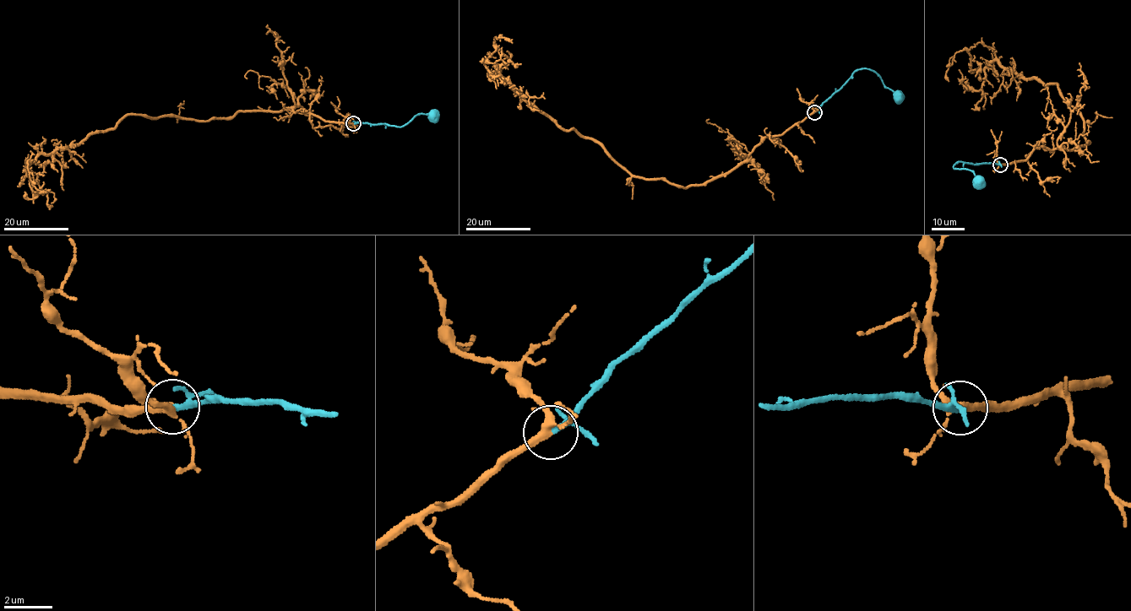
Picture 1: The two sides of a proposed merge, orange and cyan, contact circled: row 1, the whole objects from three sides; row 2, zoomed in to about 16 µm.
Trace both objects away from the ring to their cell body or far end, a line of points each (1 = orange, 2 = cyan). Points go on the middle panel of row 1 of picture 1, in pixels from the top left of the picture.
1: (814, 112), (701, 185), (631, 176), (600, 144), (561, 128), (487, 68), (494, 38), (512, 43)
2: (814, 112), (853, 72), (865, 68), (876, 73), (883, 83), (893, 90), (896, 100), (899, 98)

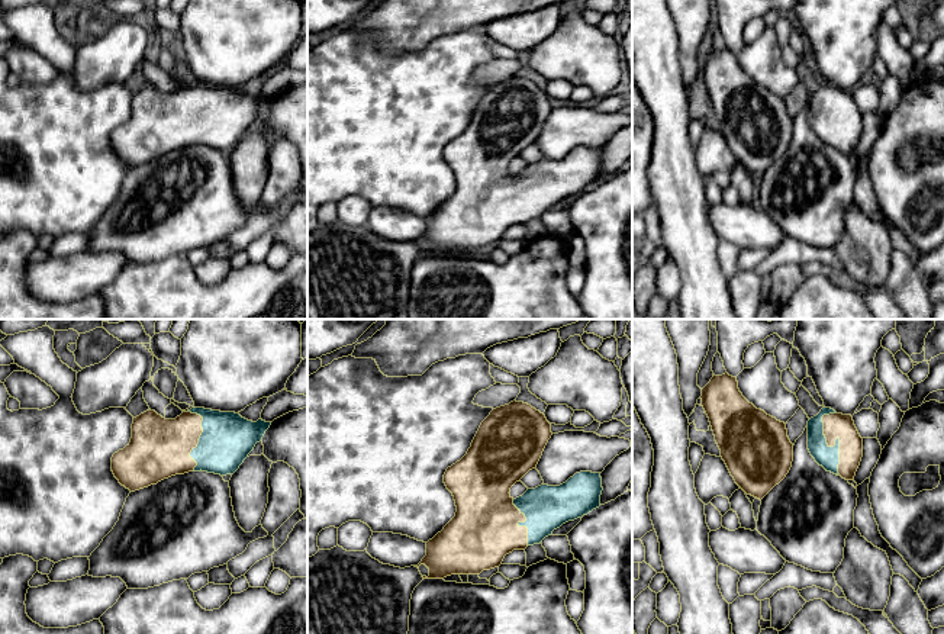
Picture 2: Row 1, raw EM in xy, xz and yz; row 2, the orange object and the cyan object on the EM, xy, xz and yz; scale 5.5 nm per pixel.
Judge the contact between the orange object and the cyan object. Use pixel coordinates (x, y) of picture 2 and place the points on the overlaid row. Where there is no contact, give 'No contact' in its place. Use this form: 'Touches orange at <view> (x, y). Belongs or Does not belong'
Touches orange at yz (834, 443). Belongs

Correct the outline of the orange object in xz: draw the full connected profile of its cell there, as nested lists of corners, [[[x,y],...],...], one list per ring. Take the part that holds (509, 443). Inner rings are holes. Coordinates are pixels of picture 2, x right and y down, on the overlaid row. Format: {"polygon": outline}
{"polygon": [[[513,400],[490,412],[481,422],[467,454],[448,467],[444,474],[444,483],[454,496],[457,512],[444,530],[426,543],[426,556],[415,566],[419,569],[421,564],[425,564],[429,569],[429,576],[422,576],[423,579],[480,575],[483,570],[499,567],[506,554],[542,543],[545,537],[551,535],[563,524],[581,518],[600,506],[602,477],[600,473],[592,472],[576,473],[560,486],[541,485],[535,489],[528,489],[516,499],[510,496],[510,487],[537,467],[551,435],[551,424],[545,415],[528,403]]]}

